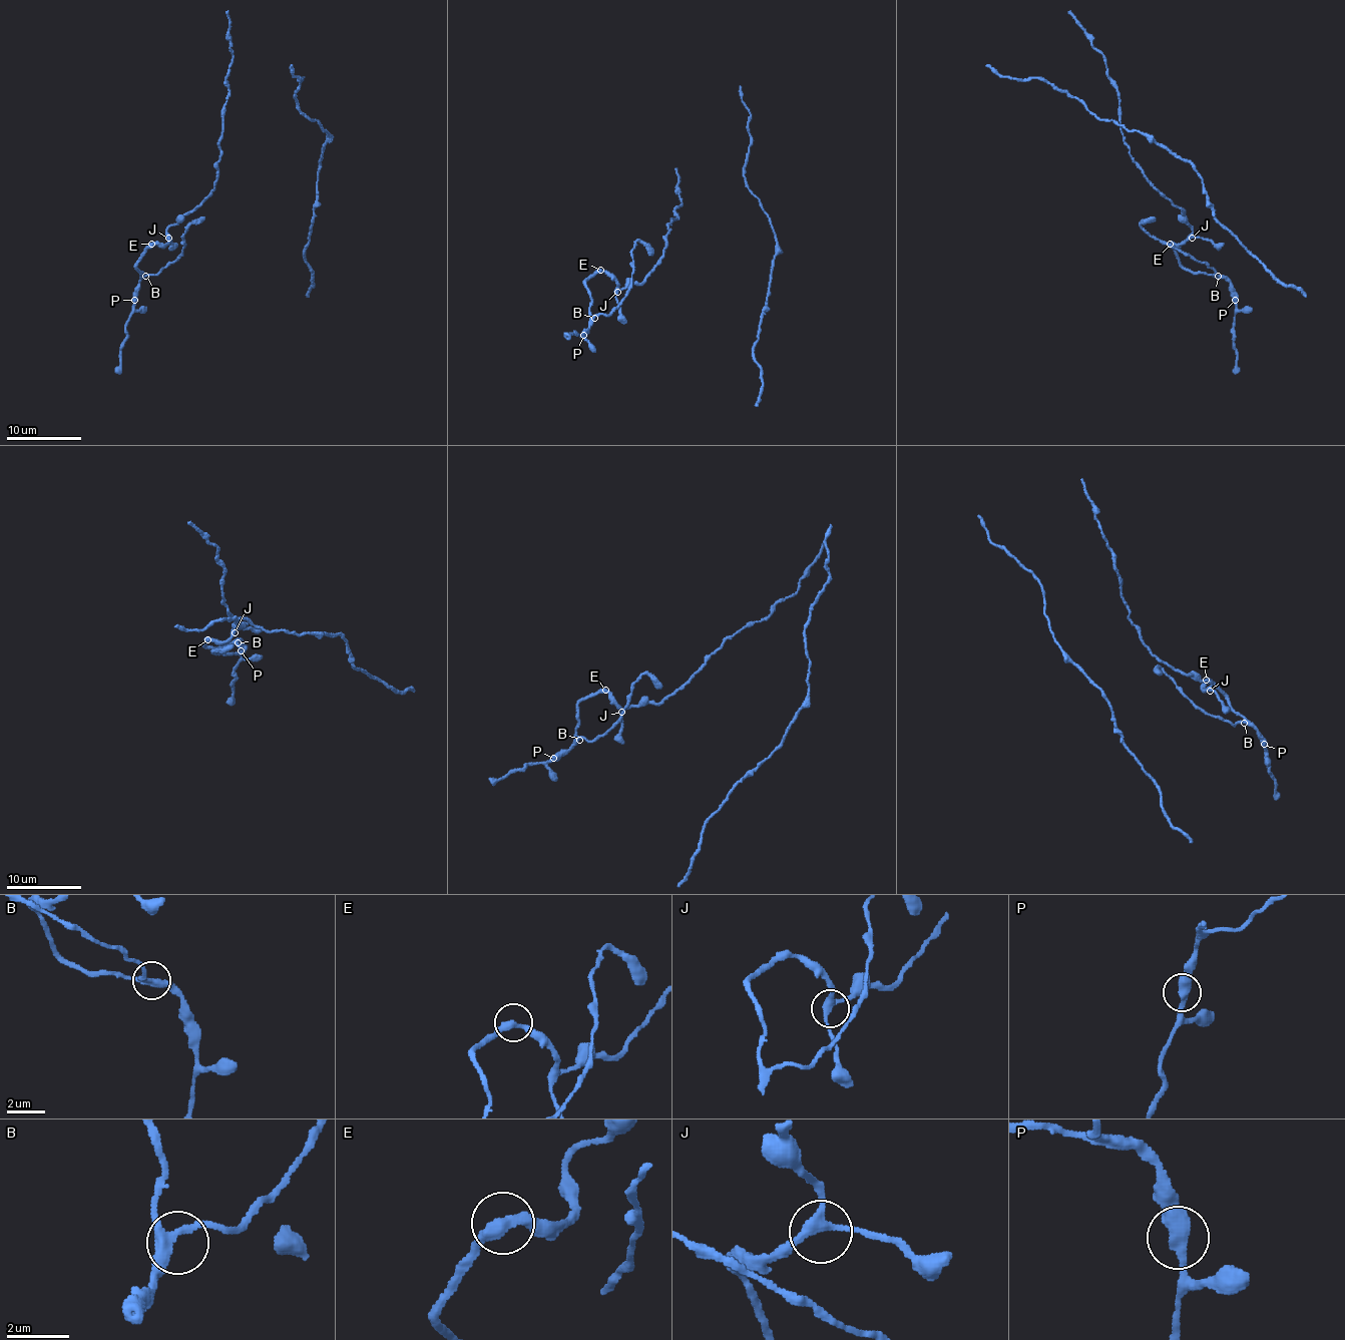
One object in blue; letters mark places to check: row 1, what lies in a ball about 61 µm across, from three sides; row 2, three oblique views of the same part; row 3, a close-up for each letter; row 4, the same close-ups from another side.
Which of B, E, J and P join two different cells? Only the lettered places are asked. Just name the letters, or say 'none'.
none

